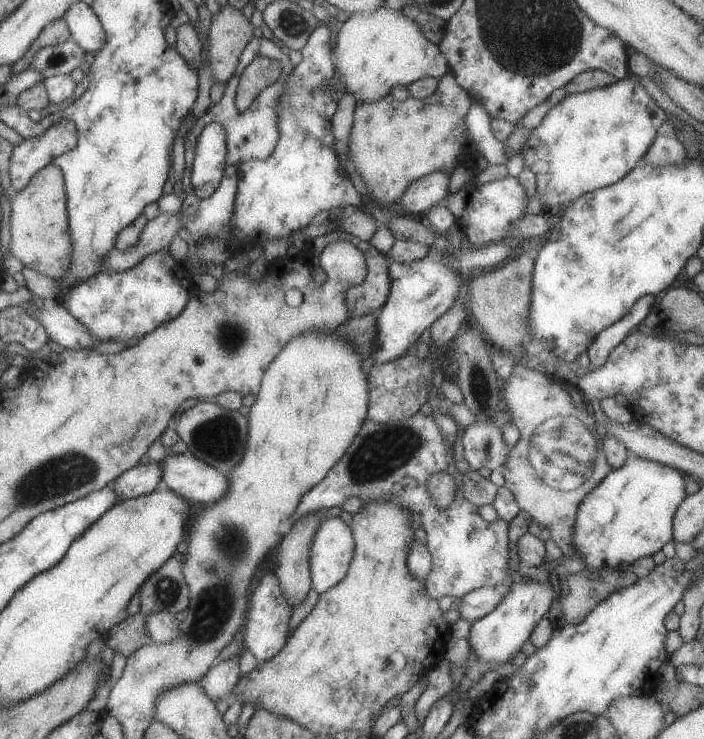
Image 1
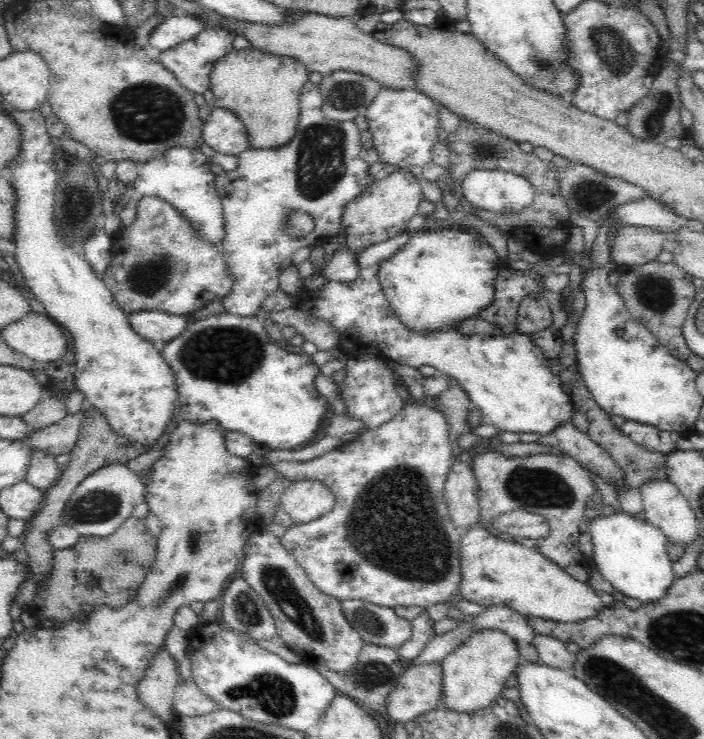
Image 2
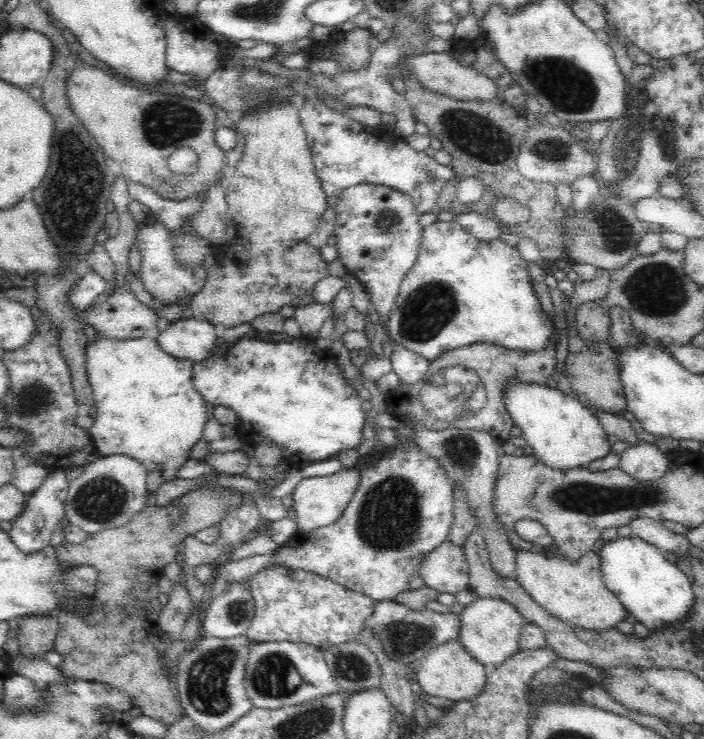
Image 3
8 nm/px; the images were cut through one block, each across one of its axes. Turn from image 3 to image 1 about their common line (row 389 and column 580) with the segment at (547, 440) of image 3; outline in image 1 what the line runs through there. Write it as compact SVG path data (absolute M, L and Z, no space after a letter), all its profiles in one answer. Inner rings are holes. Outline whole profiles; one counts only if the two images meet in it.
M630 455L628 460L624 462L622 468L617 468L610 472L596 488L593 488L580 503L578 508L578 514L576 516L576 524L574 524L574 556L578 556L580 560L586 562L586 569L588 570L614 570L614 568L620 568L622 564L633 564L639 558L644 558L644 556L653 556L668 542L673 540L673 520L680 506L680 503L687 497L686 490L684 489L684 478L686 475L671 466L666 466L665 464L660 464L656 461L644 460L638 456Z

